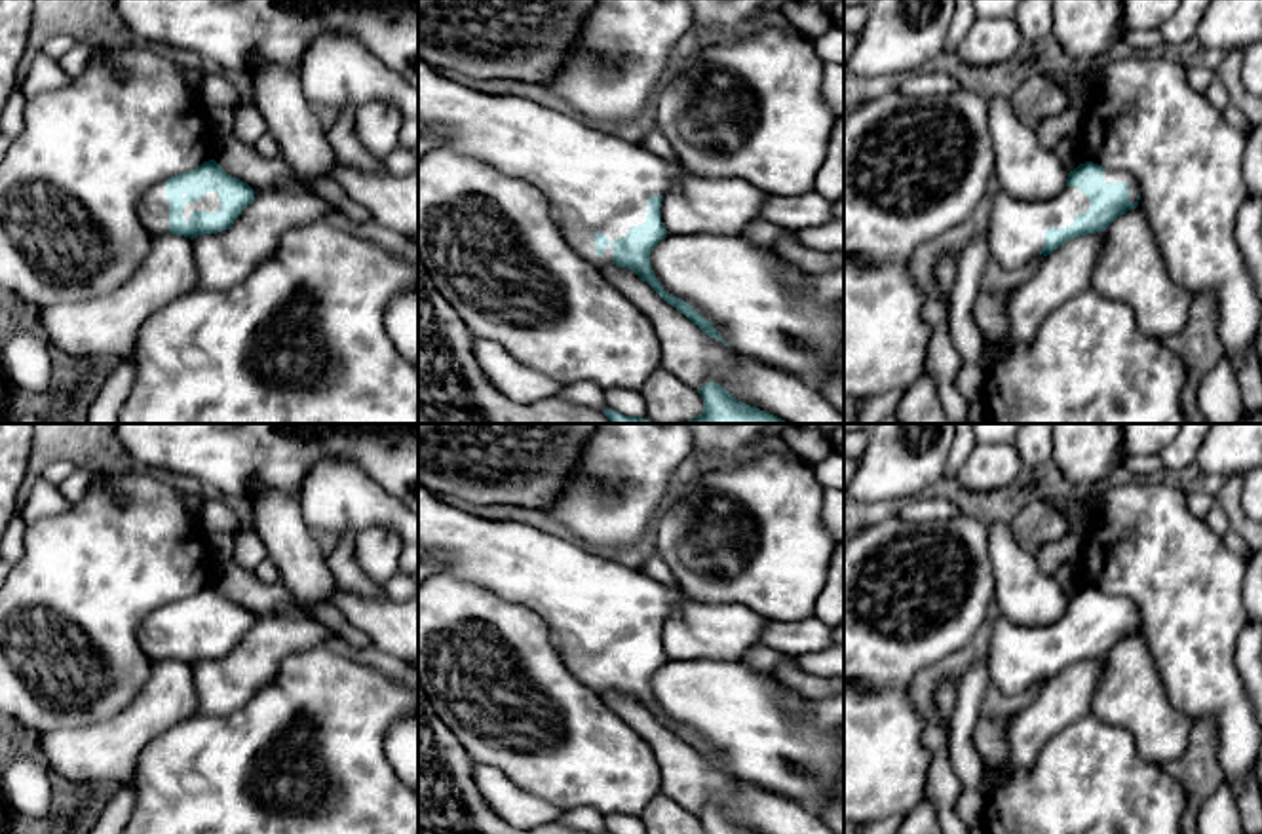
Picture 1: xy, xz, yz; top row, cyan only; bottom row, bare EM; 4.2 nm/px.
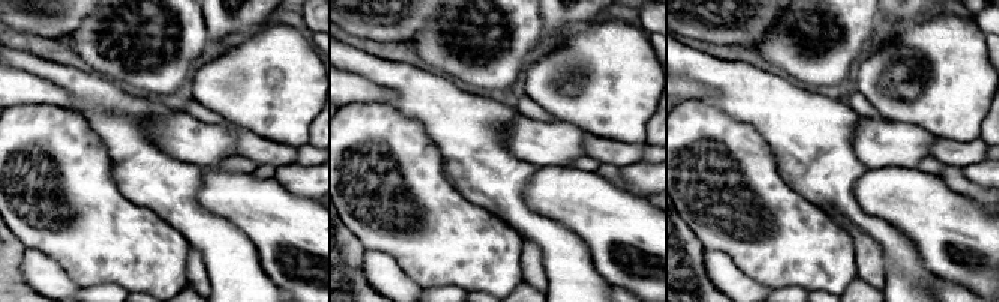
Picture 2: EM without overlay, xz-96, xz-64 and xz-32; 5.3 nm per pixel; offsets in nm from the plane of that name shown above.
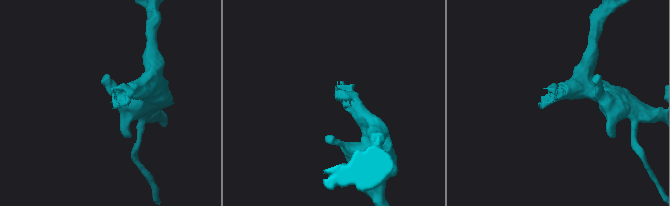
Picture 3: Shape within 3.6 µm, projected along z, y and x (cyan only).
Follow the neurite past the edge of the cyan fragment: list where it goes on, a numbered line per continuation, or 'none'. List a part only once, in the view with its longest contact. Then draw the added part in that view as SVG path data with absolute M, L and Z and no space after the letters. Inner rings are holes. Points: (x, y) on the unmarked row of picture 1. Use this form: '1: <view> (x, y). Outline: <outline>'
1: xz (592, 606). Outline: M418 484L418 549L426 553L418 557L418 585L445 572L530 608L544 619L566 669L601 697L612 690L612 669L627 661L631 652L646 648L648 623L665 621L686 597L679 587L663 585L641 568L589 553L532 524L492 521L452 507L422 484ZM597 657L612 667L601 682L595 671Z

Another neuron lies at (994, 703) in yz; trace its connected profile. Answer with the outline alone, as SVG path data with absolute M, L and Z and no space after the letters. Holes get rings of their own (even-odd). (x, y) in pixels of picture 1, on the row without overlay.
M1038 680L1024 693L1004 695L992 682L988 682L979 718L998 718L1017 714L1036 699L1036 695L1042 692L1043 686L1045 682Z

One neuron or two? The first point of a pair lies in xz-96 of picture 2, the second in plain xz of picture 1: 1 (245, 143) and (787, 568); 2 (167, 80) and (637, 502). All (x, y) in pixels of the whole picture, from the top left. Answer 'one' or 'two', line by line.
1: two
2: one

